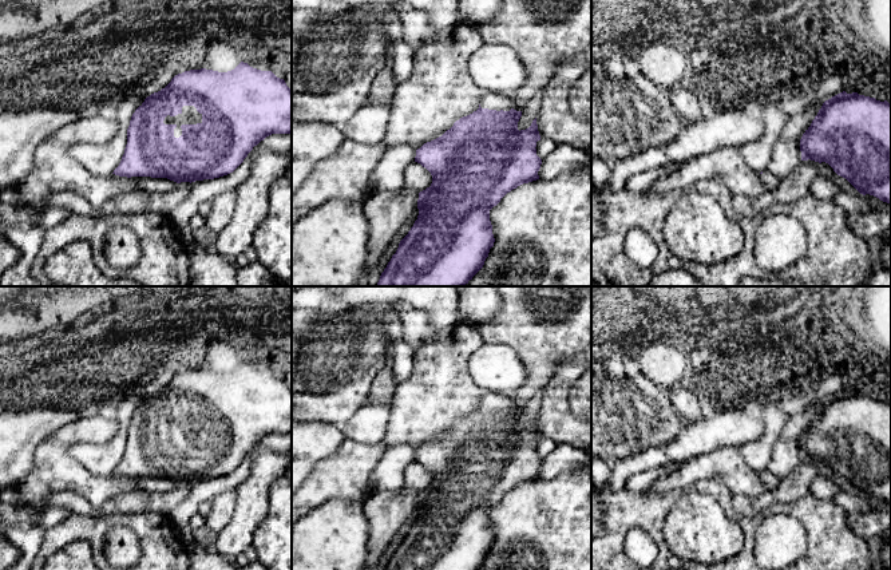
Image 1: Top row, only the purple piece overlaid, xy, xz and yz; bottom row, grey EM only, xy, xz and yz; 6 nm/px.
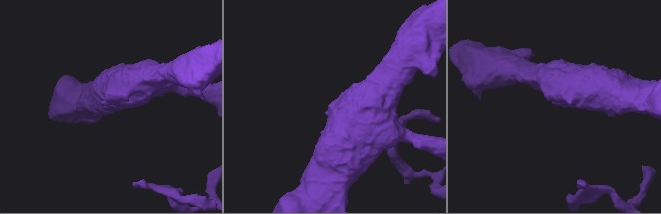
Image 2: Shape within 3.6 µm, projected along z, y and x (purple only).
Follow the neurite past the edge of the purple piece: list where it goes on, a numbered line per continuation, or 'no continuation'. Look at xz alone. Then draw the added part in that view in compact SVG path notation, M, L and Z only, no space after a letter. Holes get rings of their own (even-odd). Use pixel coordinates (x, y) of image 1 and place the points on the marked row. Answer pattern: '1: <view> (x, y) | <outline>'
1: xz (491, 101) | M483 92L480 99L480 107L496 111L510 111L514 108L515 100L511 96L500 95L496 92Z

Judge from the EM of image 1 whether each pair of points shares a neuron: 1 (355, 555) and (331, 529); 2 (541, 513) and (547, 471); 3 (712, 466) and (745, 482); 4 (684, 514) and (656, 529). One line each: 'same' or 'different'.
1: same
2: different
3: same
4: different

